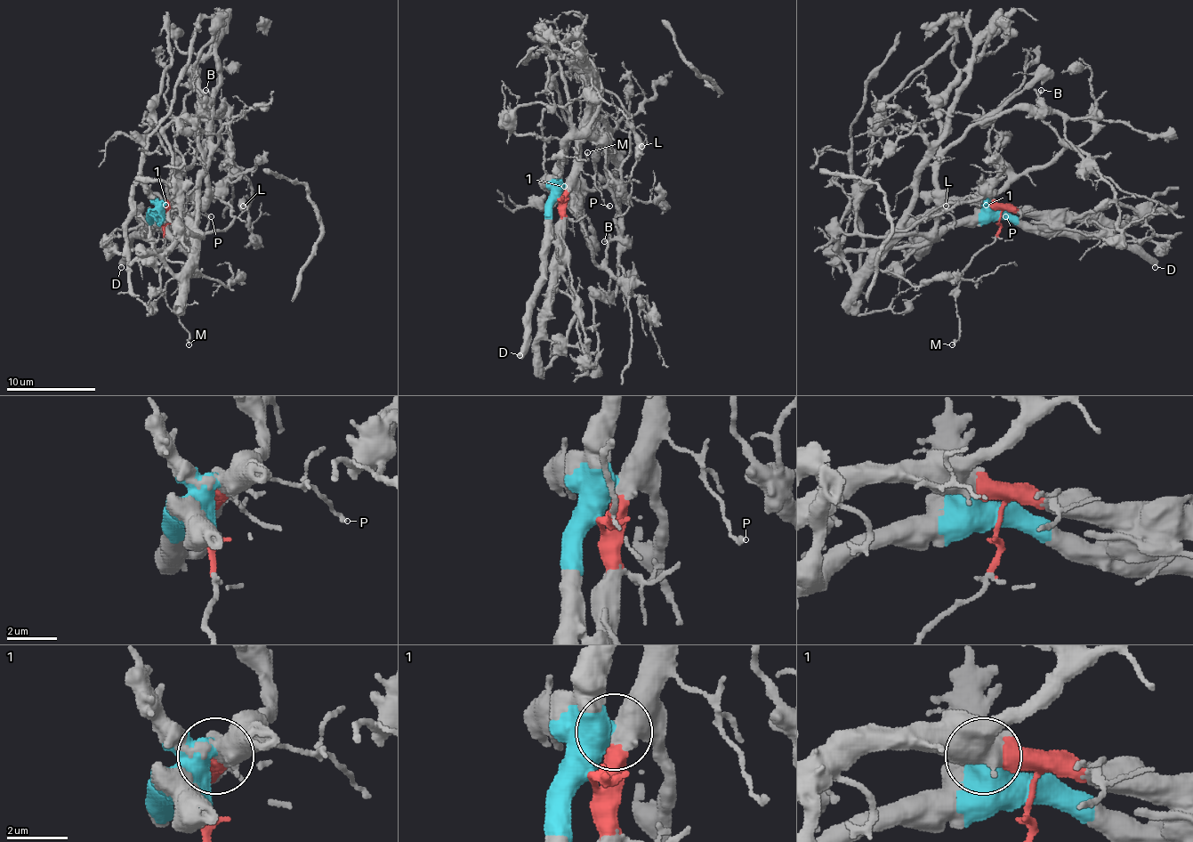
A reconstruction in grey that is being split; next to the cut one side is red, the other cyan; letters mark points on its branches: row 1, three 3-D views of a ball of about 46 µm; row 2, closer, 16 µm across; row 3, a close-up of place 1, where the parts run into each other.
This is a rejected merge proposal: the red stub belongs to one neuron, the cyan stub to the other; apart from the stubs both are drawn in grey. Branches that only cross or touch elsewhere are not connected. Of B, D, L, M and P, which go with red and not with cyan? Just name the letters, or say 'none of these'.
B, L, M, P

